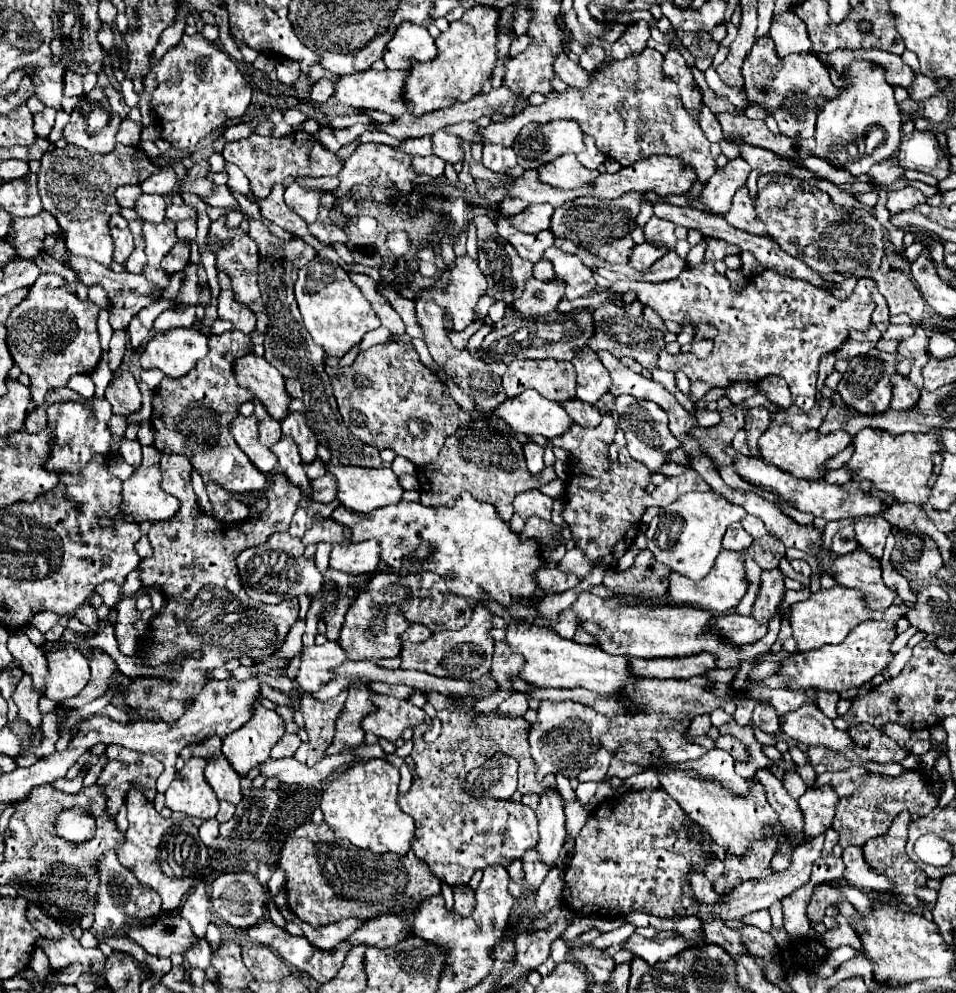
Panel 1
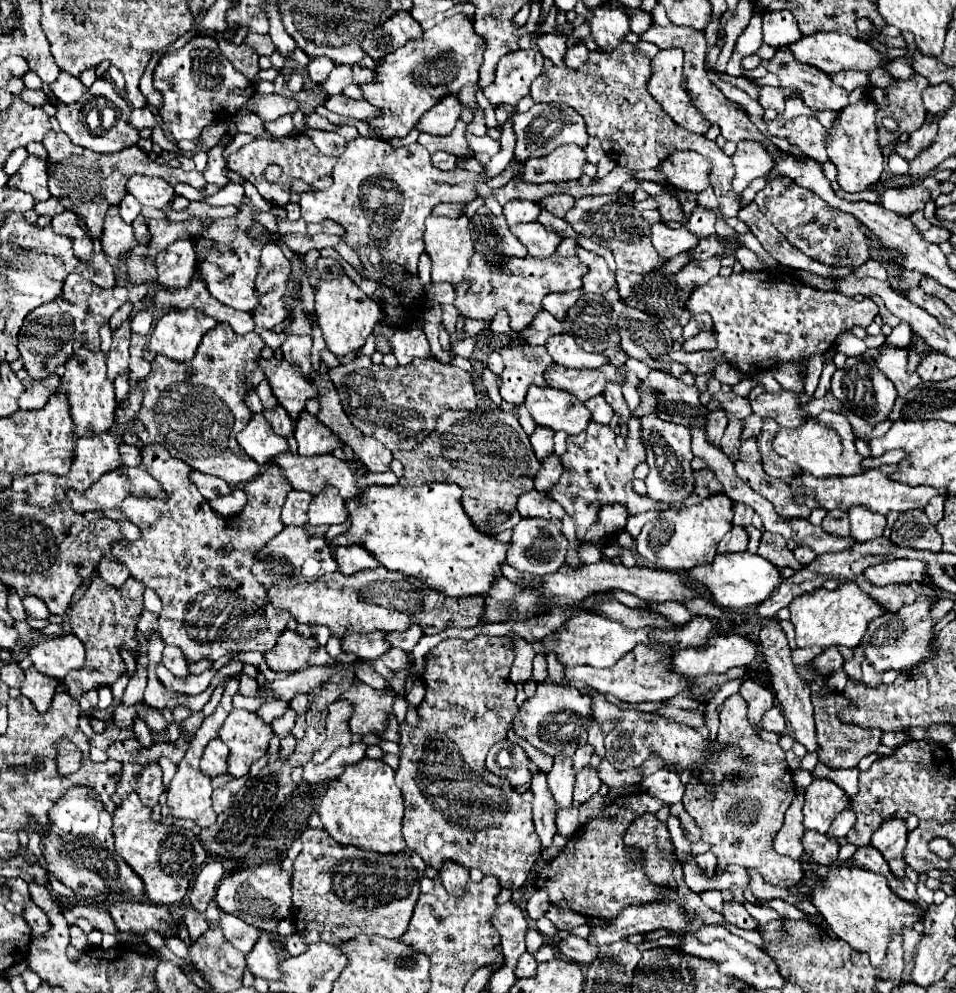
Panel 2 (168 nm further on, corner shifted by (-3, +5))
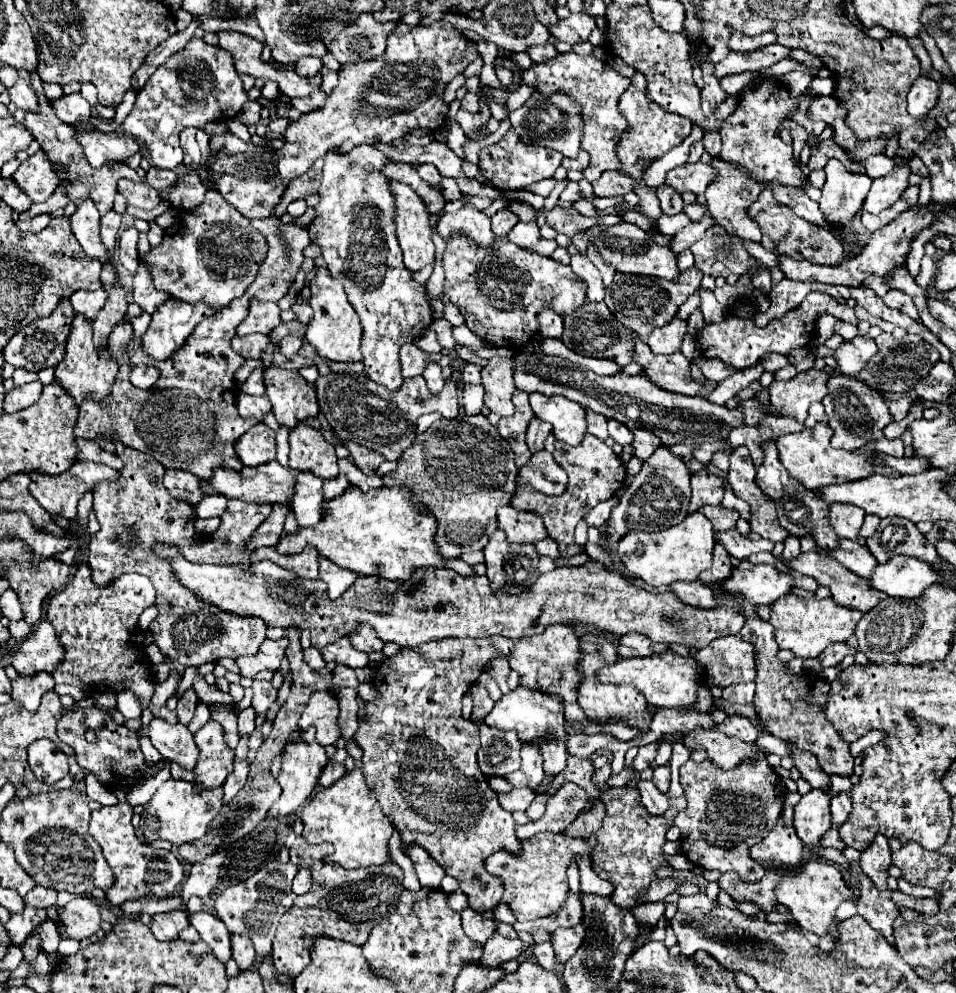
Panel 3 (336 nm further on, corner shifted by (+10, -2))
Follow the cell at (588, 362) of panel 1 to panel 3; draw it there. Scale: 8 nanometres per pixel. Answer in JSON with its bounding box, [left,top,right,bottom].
[609,419,633,445]

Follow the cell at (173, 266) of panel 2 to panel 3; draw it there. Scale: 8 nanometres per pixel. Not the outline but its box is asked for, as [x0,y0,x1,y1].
[133,263,171,313]

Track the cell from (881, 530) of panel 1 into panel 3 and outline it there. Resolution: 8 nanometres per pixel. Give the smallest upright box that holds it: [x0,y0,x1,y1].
[829,505,865,539]

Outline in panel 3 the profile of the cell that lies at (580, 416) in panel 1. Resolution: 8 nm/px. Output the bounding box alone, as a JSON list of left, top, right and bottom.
[585,409,607,439]

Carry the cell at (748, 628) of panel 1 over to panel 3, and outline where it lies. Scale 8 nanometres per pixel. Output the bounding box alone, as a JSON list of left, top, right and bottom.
[617,633,668,657]

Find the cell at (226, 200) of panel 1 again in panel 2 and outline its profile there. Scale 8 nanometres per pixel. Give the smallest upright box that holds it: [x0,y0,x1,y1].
[42,130,206,236]

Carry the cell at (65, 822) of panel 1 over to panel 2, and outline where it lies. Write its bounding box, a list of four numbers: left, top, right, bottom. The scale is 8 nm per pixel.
[42,786,142,900]

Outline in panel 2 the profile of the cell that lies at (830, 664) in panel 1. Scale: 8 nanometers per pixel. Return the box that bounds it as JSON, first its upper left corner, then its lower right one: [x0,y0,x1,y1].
[862,596,934,674]

